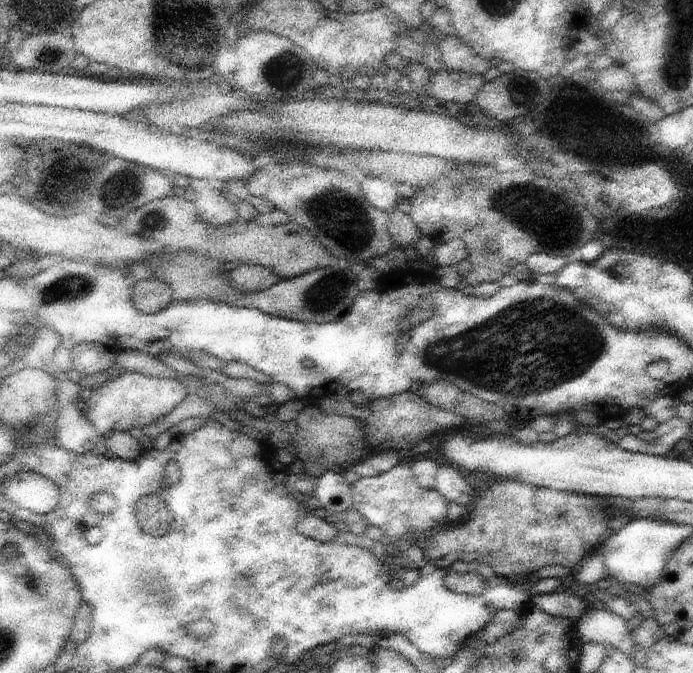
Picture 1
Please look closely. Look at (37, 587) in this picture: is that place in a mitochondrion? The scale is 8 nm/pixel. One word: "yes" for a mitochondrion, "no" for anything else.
yes

